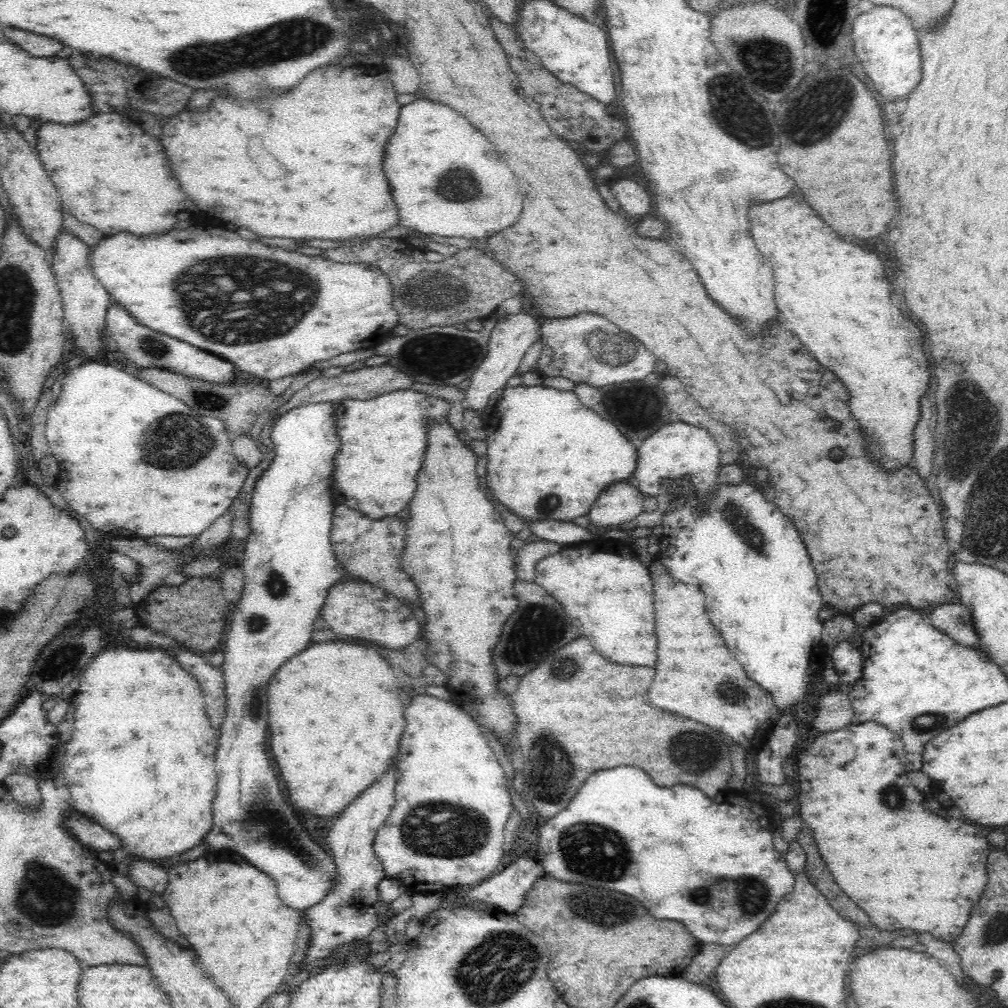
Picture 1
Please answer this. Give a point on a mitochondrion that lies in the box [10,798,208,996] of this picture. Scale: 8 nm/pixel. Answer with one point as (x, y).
(49, 899)

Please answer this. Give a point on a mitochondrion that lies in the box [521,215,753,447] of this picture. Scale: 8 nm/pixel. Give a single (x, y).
(610, 353)

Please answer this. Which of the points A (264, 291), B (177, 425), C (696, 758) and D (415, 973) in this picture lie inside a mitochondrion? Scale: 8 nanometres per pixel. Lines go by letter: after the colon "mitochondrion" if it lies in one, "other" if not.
A: mitochondrion
B: mitochondrion
C: mitochondrion
D: other

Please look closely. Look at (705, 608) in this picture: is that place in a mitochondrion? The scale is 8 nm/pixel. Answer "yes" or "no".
no

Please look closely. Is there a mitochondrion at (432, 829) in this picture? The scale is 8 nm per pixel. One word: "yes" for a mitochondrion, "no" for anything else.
yes

